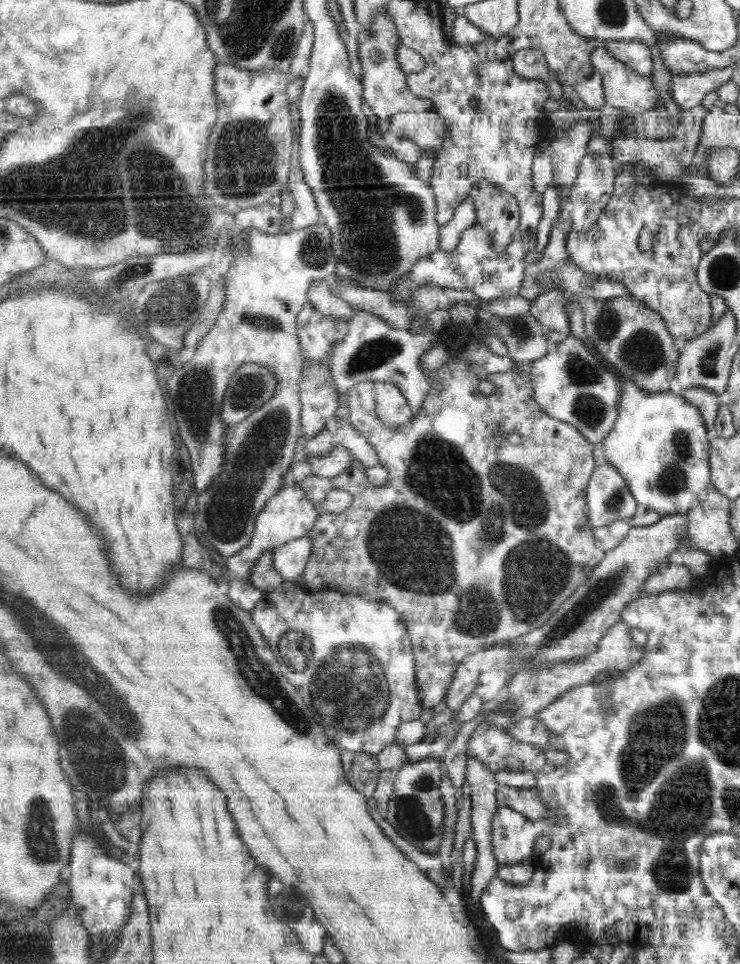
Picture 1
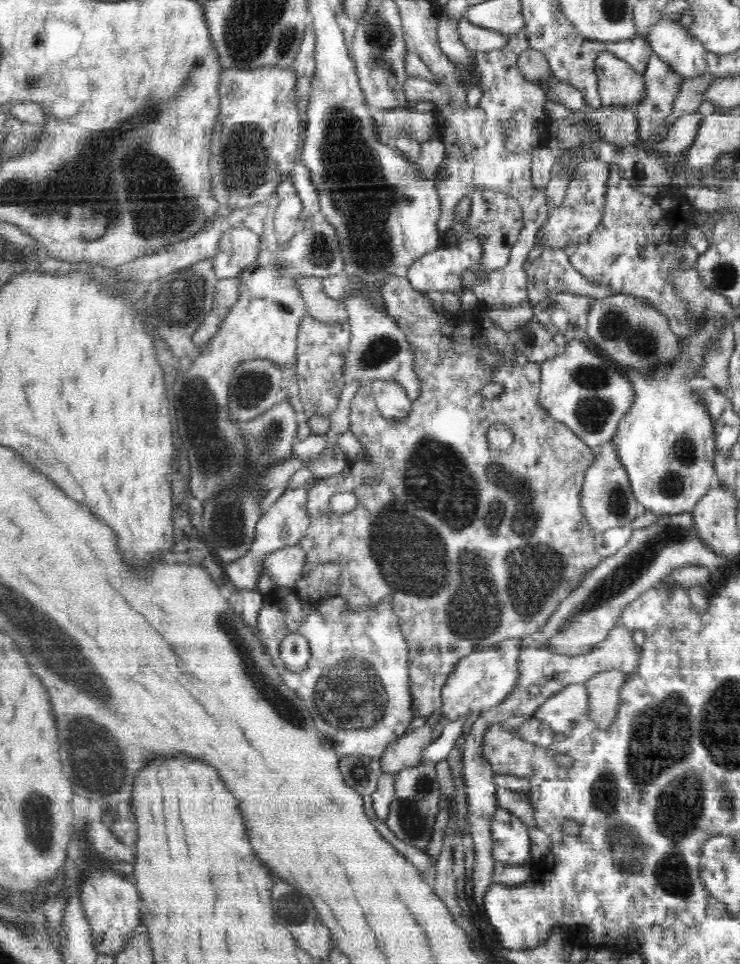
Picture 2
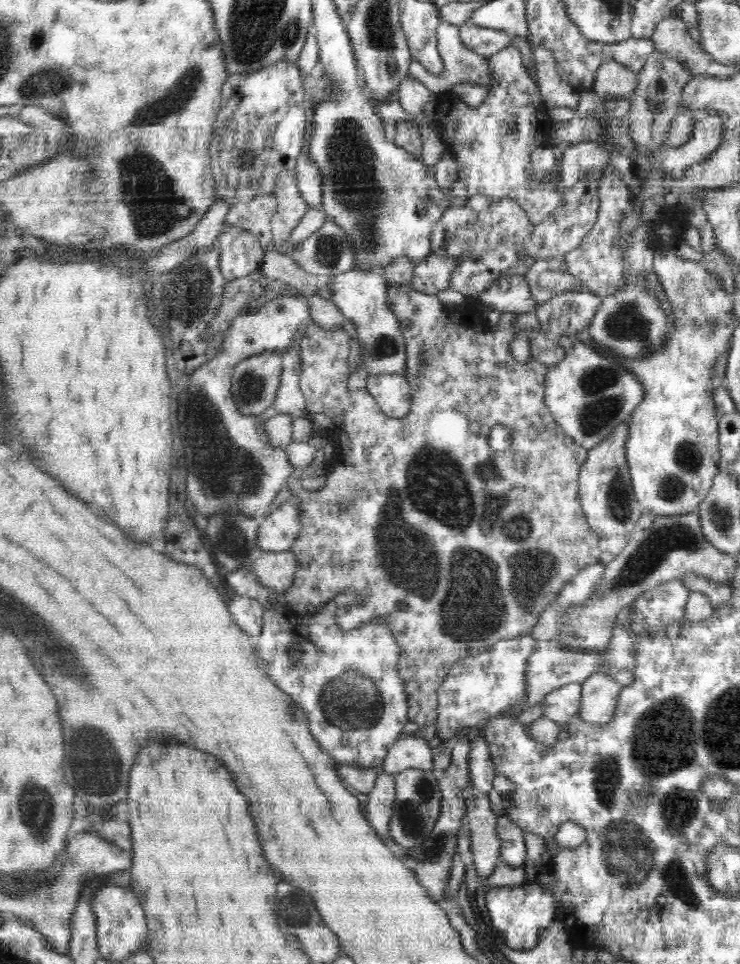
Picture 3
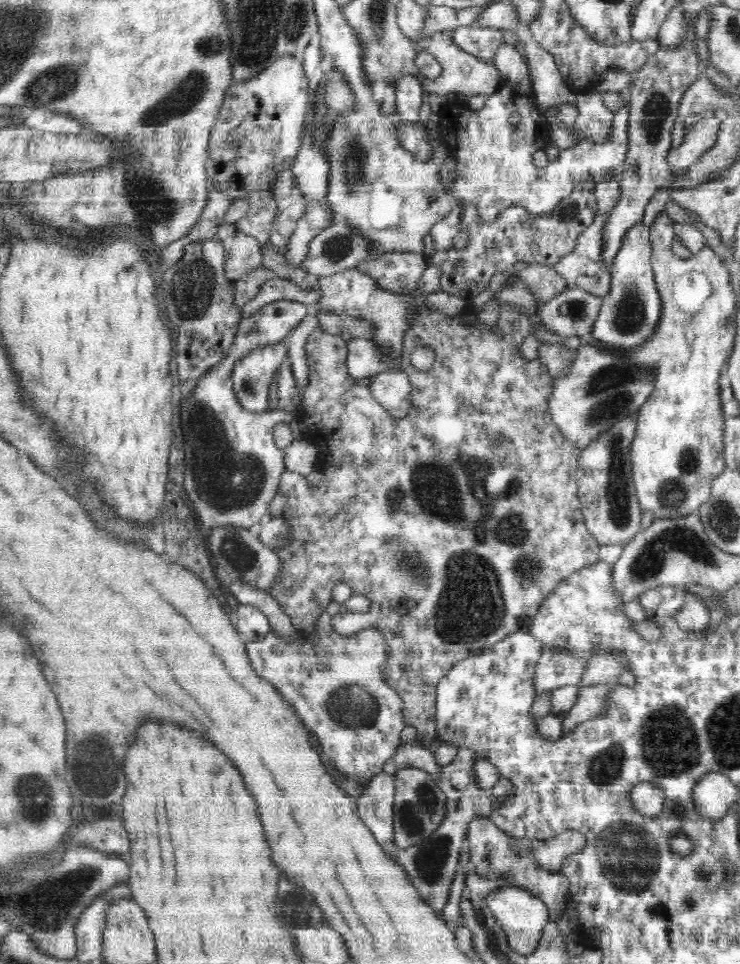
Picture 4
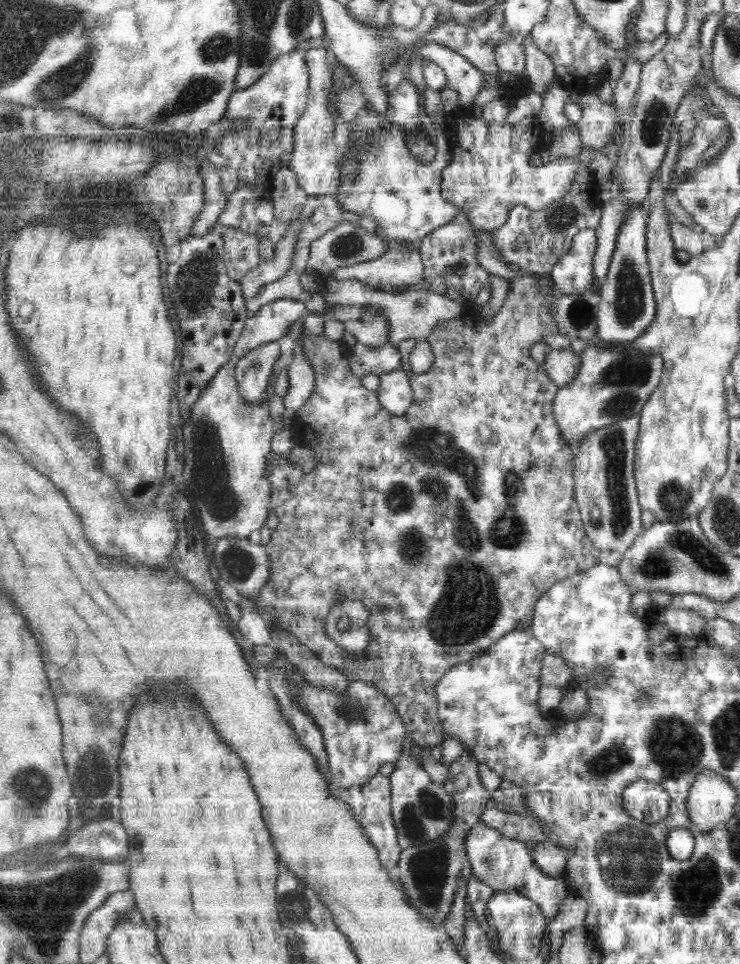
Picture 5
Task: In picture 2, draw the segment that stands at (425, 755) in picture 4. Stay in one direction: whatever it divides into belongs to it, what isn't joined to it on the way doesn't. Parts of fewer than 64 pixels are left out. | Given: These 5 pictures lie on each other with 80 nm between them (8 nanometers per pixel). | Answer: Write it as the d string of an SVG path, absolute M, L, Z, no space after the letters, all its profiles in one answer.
M440 712L432 714L424 726L407 731L402 738L390 743L380 759L381 770L384 773L397 773L406 768L426 764L423 753L431 742L432 728L440 717Z

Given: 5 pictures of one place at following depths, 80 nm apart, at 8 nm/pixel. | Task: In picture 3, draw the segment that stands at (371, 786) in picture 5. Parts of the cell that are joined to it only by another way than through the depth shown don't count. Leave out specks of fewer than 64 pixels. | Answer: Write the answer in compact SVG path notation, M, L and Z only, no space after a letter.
M379 774L374 788L367 792L365 819L381 839L386 838L390 830L390 817L396 800L396 777L396 774Z

